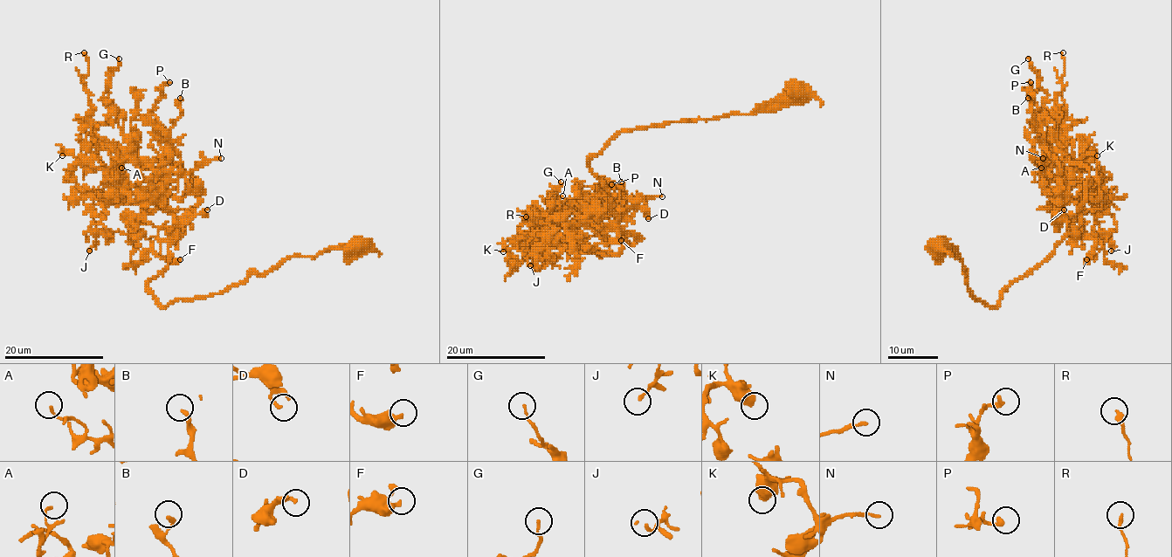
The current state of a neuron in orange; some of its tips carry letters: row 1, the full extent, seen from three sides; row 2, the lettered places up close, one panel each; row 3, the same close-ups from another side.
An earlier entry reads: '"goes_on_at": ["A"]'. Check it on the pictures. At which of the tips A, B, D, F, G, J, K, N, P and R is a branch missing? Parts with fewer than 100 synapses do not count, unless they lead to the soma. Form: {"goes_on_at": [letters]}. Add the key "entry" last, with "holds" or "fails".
{"goes_on_at": [], "entry": "fails"}

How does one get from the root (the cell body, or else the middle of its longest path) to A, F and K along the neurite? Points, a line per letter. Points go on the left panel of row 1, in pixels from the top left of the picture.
A: (357, 248), (163, 308), (148, 283), (177, 230), (145, 218), (156, 201), (118, 168), (104, 179), (121, 168)
F: (357, 248), (289, 256), (163, 308), (148, 283), (167, 265), (177, 230), (133, 218), (131, 235), (180, 259)
K: (357, 248), (163, 308), (148, 283), (177, 230), (145, 218), (156, 201), (118, 168), (62, 155)

